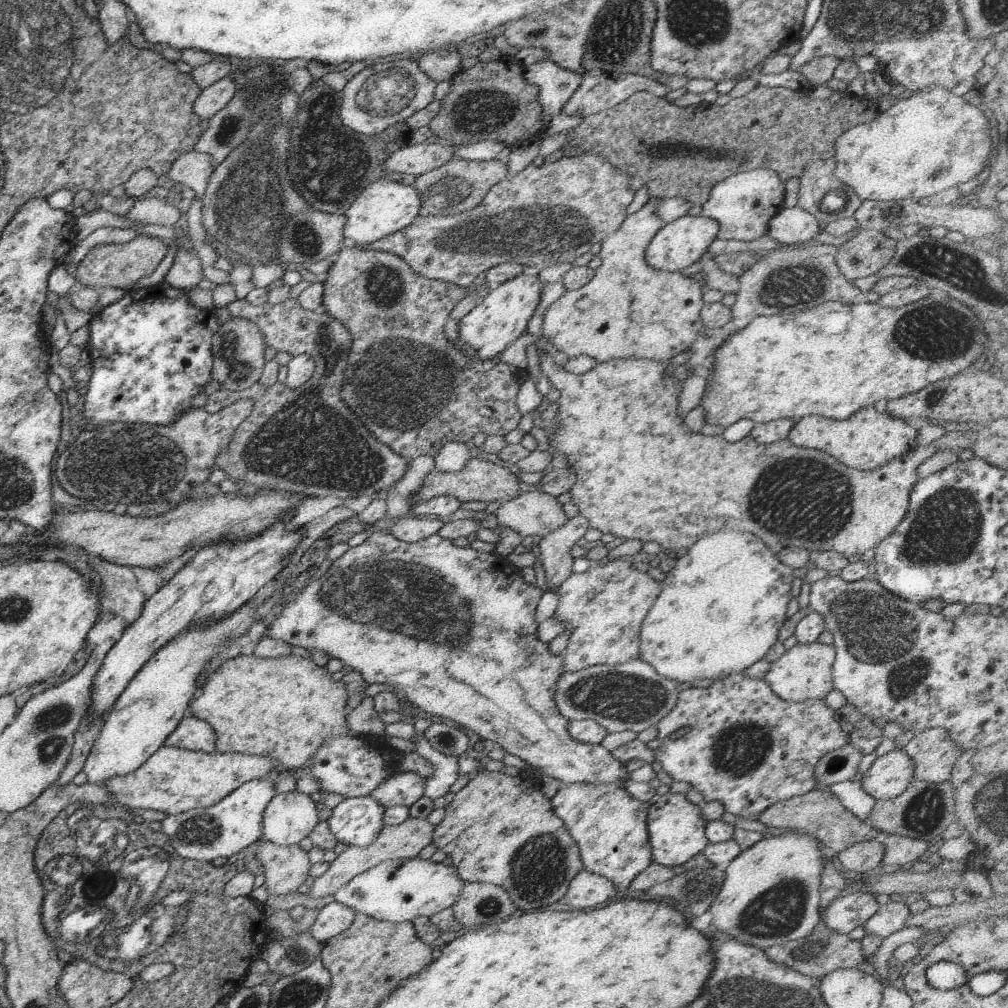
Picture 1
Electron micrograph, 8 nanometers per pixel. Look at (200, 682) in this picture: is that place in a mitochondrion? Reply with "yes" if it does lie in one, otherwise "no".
no

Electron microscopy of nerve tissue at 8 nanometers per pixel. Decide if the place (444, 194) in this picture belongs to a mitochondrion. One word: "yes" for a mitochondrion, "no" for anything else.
yes

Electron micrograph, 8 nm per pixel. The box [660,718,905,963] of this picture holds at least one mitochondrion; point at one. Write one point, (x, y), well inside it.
(776, 913)

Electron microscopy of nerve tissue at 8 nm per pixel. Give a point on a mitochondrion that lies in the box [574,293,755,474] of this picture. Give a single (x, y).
(618, 343)

